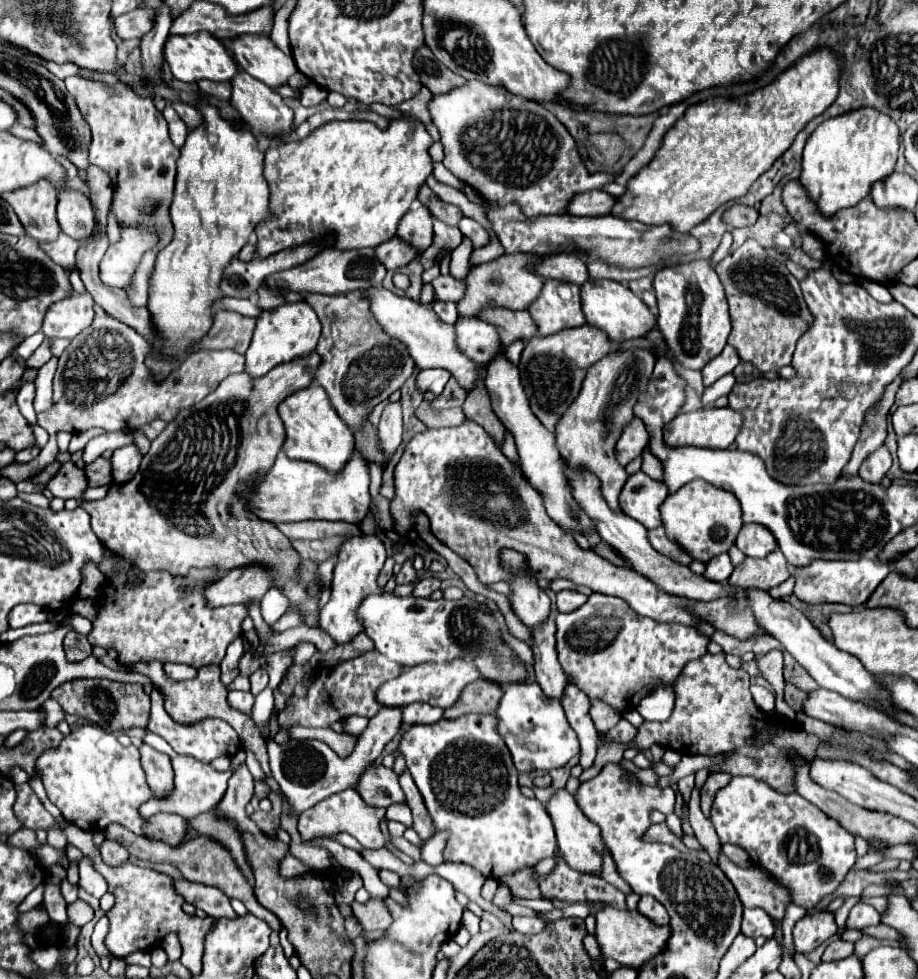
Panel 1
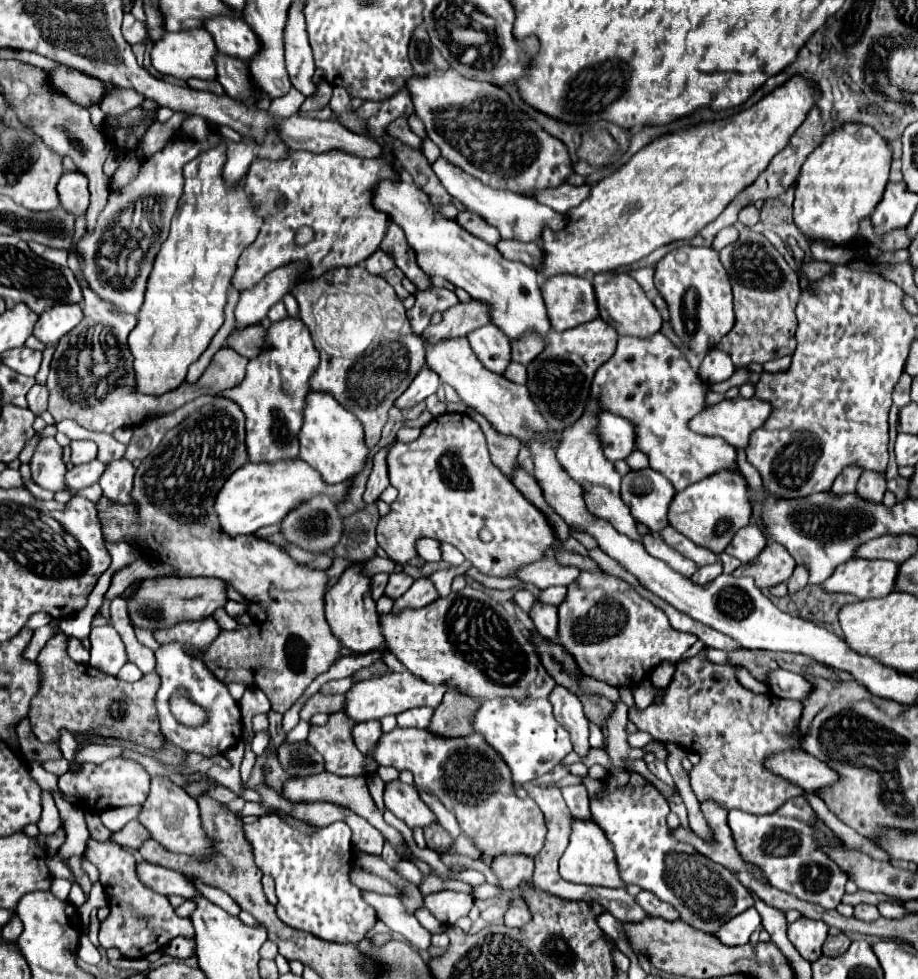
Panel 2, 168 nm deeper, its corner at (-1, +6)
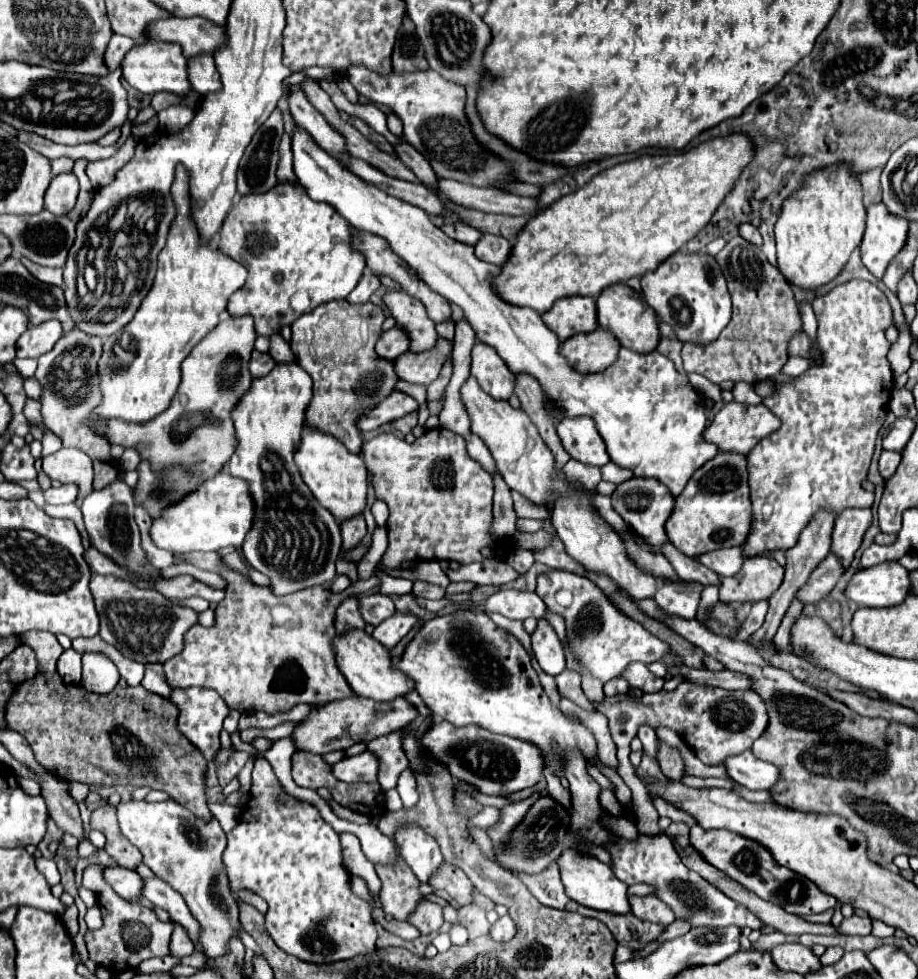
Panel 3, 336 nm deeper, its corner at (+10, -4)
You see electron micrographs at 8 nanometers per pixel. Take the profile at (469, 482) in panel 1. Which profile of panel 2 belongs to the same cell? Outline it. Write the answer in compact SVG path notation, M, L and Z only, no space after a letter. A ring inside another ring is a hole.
M467 413L439 415L421 429L415 441L391 443L387 473L399 495L391 505L391 513L377 525L377 543L399 565L417 557L417 539L431 537L455 545L473 567L493 577L505 577L523 565L539 561L547 549L555 551L559 565L599 571L593 559L553 547L555 537L549 521L491 463L483 431ZM483 527L493 533L491 543L479 539Z

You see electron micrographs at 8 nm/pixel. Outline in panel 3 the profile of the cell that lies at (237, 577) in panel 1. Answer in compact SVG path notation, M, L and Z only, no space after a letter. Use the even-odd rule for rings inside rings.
M92 575L90 589L96 601L96 611L102 621L102 637L106 643L116 645L126 657L140 663L164 663L182 649L184 633L198 623L198 613L166 599L154 589L140 589L130 581L116 577Z

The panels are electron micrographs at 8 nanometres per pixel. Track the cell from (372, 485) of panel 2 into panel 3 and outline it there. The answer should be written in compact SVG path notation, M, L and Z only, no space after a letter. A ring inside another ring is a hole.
M362 515L350 517L344 523L340 523L342 529L342 549L352 549L364 535L366 535L366 523Z

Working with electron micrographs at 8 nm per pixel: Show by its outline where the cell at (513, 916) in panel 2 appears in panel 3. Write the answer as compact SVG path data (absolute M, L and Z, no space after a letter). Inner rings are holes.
M508 915L500 917L490 929L490 937L494 941L510 941L514 937L514 933L516 933L516 925Z

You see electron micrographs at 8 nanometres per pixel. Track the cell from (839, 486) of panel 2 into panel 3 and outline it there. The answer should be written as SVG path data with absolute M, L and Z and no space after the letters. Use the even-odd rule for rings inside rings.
M820 509L812 519L810 523L806 525L806 529L800 533L800 539L798 543L786 551L786 575L784 575L784 581L782 585L772 593L772 597L768 599L770 603L770 609L768 609L768 615L766 615L766 621L764 625L754 633L752 637L752 643L756 641L762 641L762 639L772 639L790 601L794 599L794 595L798 593L798 589L808 581L808 577L812 575L812 571L820 565L820 561L824 561L824 557L830 553L830 543L832 543L832 529L834 529L834 513L828 511L828 509Z

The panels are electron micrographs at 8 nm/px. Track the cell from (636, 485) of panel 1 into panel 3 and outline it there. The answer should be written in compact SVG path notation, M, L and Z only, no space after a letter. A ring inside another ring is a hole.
M632 477L624 483L620 483L616 487L616 491L612 493L612 507L614 511L628 523L628 527L640 535L642 539L646 539L650 545L660 547L666 541L666 533L664 533L664 523L672 513L672 505L674 505L674 497L670 495L670 491L656 479L646 479L646 477Z

